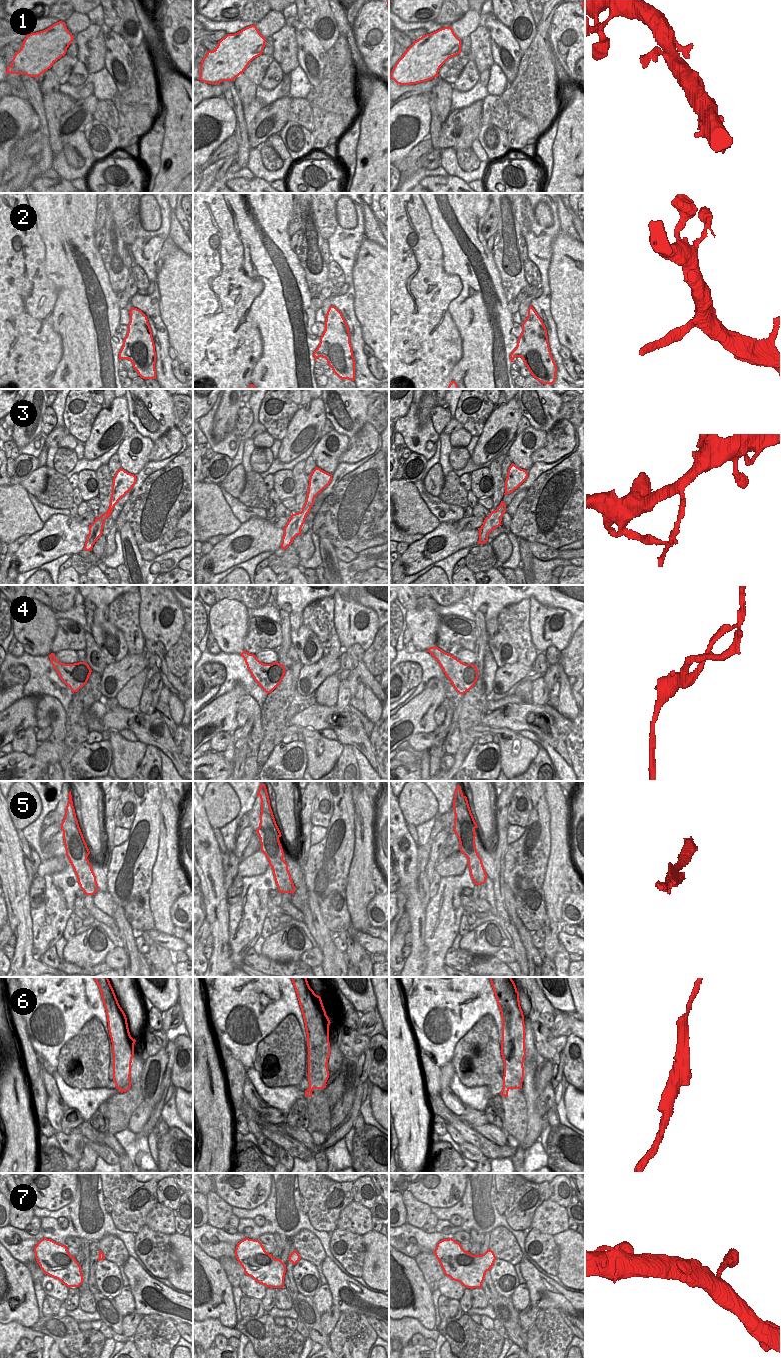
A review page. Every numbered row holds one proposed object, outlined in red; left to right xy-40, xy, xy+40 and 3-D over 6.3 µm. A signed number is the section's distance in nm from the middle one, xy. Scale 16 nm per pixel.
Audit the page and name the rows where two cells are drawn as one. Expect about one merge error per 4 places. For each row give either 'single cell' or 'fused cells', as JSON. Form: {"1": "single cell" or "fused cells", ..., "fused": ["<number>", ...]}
{"1": "single cell", "2": "single cell", "3": "fused cells", "4": "single cell", "5": "fused cells", "6": "fused cells", "7": "single cell", "fused": ["3", "5", "6"]}

